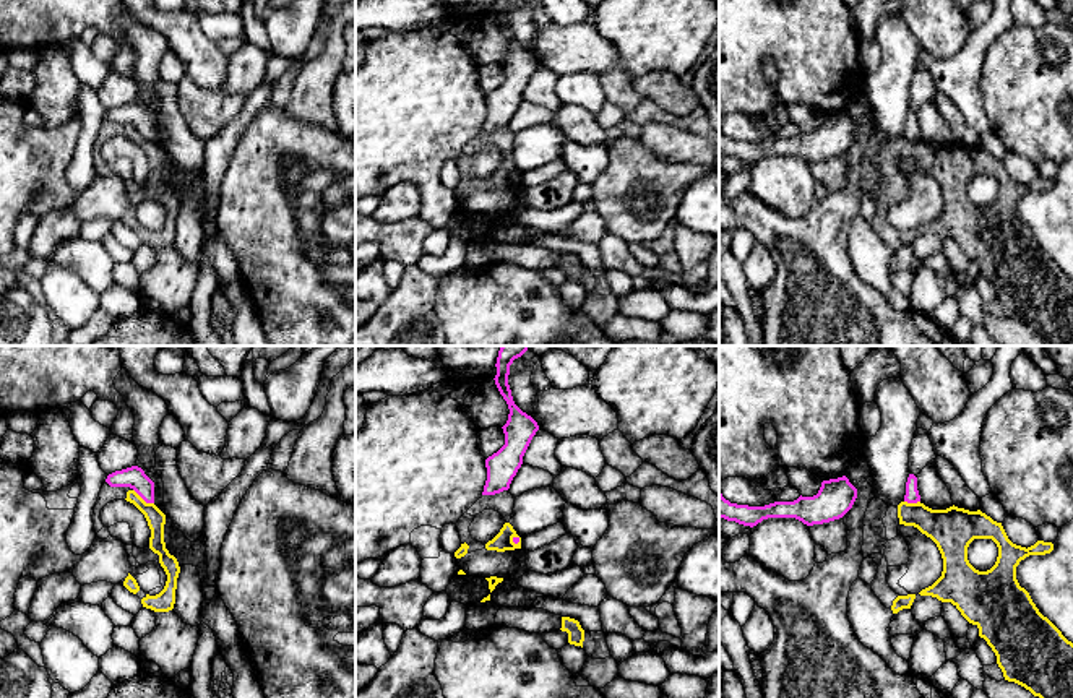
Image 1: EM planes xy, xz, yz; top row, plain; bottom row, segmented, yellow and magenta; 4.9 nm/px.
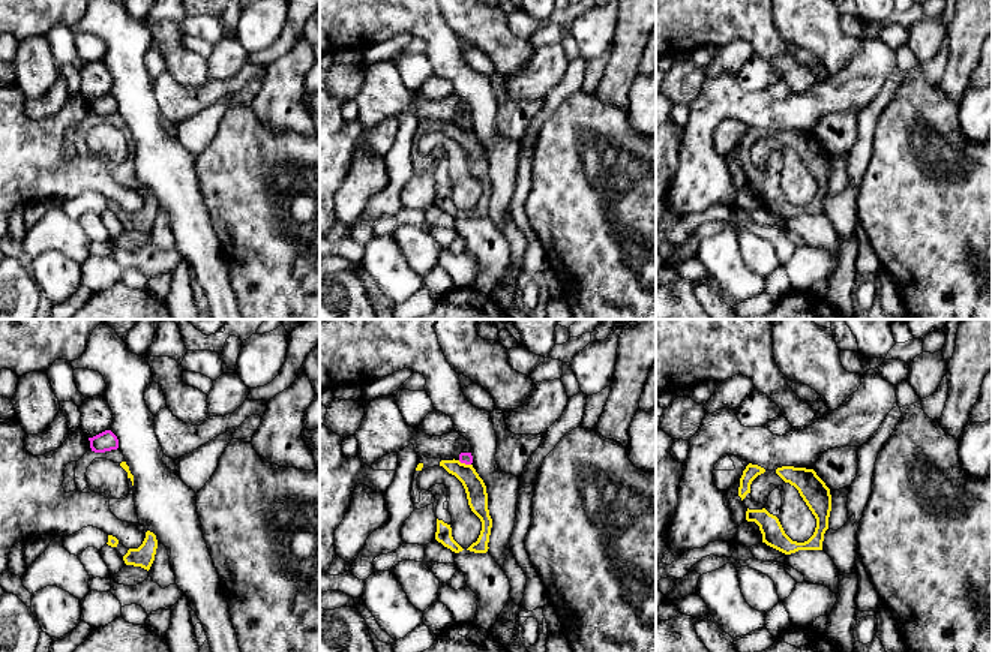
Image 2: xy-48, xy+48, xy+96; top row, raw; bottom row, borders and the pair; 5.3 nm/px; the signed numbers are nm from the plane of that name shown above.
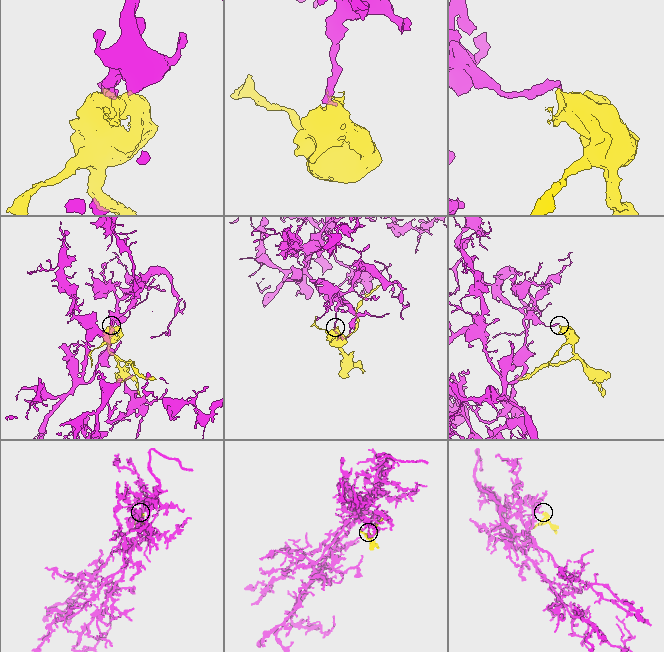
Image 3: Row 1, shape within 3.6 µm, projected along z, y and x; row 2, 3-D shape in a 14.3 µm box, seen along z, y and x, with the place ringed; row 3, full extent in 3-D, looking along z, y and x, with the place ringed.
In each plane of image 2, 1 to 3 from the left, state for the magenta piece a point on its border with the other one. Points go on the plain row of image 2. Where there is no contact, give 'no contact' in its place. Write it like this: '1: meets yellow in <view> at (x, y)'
1: no contact
2: meets yellow in xy+48 at (464, 128)
3: no contact

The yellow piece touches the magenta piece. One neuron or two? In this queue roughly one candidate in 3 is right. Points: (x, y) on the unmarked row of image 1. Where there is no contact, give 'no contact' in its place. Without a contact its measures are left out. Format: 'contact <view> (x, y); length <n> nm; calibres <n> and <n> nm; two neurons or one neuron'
contact xy (142, 135); length 130 nm; calibres 90 and 110 nm; two neurons

